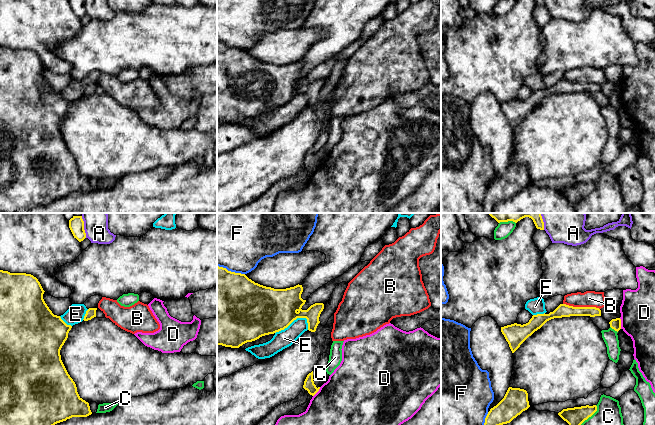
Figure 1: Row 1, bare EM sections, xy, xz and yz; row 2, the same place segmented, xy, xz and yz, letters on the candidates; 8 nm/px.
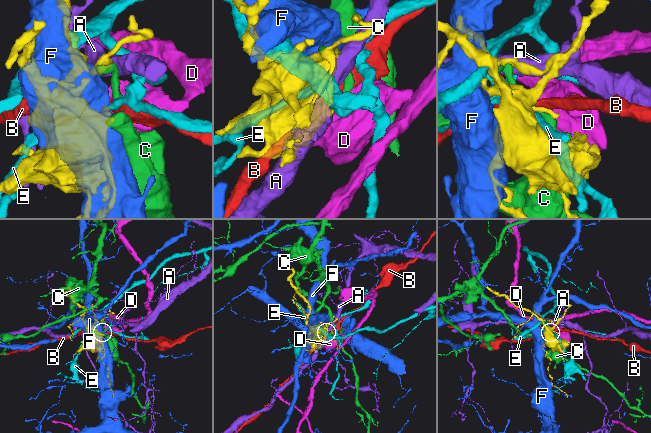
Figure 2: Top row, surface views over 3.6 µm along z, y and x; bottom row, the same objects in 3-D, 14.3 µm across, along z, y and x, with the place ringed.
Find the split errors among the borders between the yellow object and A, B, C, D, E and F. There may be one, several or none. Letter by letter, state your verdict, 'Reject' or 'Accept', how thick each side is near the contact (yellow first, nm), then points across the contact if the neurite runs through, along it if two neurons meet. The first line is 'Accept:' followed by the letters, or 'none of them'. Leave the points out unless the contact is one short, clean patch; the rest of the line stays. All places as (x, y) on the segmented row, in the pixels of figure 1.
Accept: none of them
A: Reject. Thickness 130 nm (yellow) against 200 nm
B: Reject. Thickness 110 nm (yellow) against 130 nm. Boundary: yz (563, 303), (569, 306), (595, 306), (599, 309)
C: Reject. Thickness 140 nm (yellow) against 190 nm
D: Reject. Thickness 90 nm (yellow) against 280 nm. Boundary: yz (619, 318), (621, 328)
E: Reject. Thickness 380 nm (yellow) against 140 nm
F: Reject. Thickness 190 nm (yellow) against 440 nm

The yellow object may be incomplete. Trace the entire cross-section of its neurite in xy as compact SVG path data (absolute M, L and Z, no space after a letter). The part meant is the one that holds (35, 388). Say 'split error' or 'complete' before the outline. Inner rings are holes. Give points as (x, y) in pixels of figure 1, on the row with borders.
complete; M0 270L0 425L55 425L72 417L87 417L92 414L89 403L79 396L76 384L61 360L60 350L72 326L52 313L43 299L44 292L40 282L33 275Z

